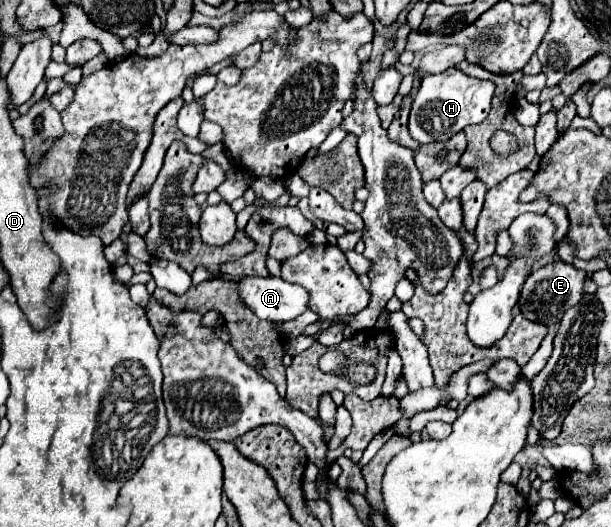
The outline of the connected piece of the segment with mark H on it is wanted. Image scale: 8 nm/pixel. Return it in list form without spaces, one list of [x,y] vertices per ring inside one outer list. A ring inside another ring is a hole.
[[[448,68],[440,74],[422,78],[420,90],[414,98],[408,130],[418,144],[446,142],[454,134],[462,132],[470,124],[480,124],[490,114],[490,100],[494,94],[494,84],[488,80],[478,80],[462,74],[456,68]]]

